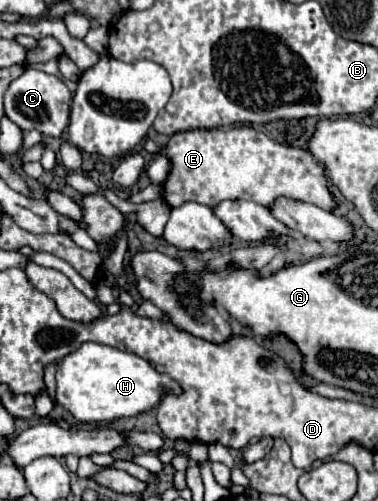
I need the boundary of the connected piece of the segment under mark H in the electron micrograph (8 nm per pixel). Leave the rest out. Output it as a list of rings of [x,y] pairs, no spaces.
[[[84,342],[78,350],[66,354],[58,362],[58,370],[56,370],[56,402],[62,408],[70,410],[70,414],[78,422],[88,422],[88,424],[92,424],[92,422],[112,422],[112,420],[122,418],[122,416],[136,416],[140,412],[146,412],[160,402],[160,390],[162,388],[170,388],[174,392],[180,392],[176,382],[172,382],[164,374],[158,374],[140,356],[104,346],[104,344],[98,344],[98,342]]]

